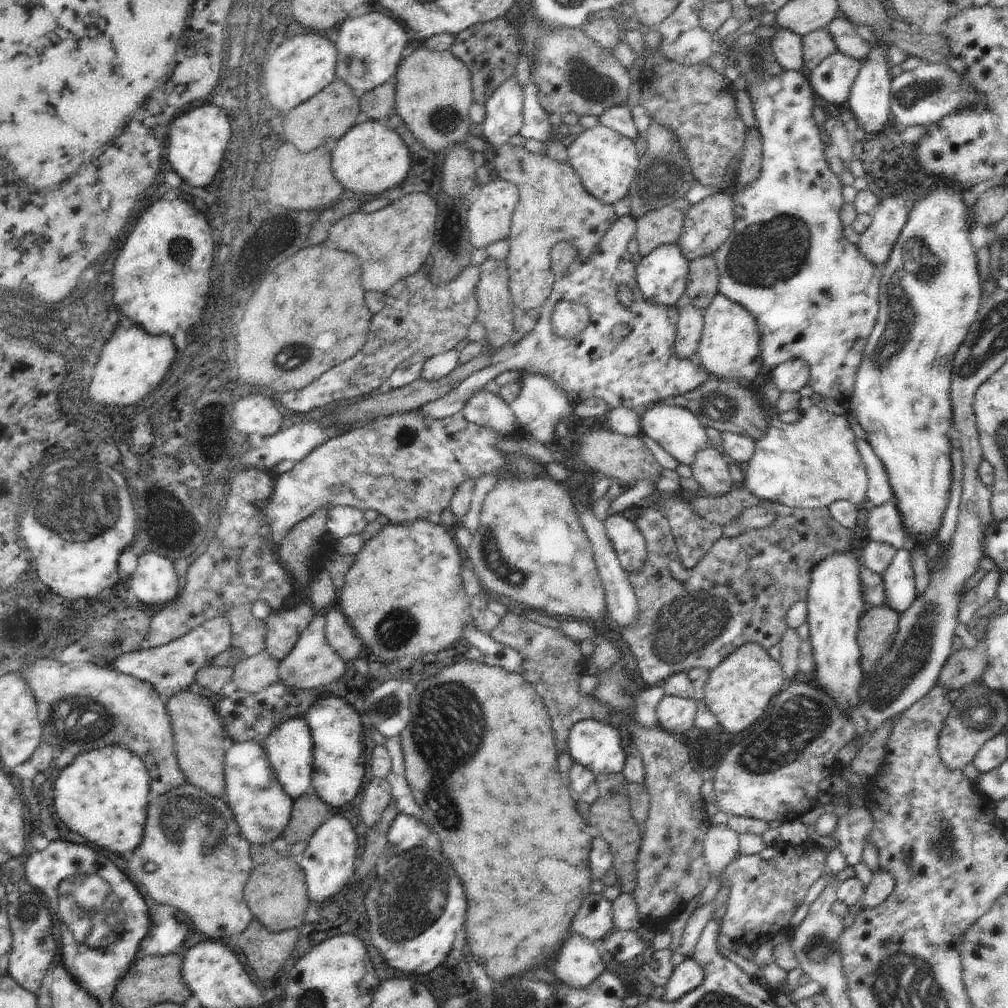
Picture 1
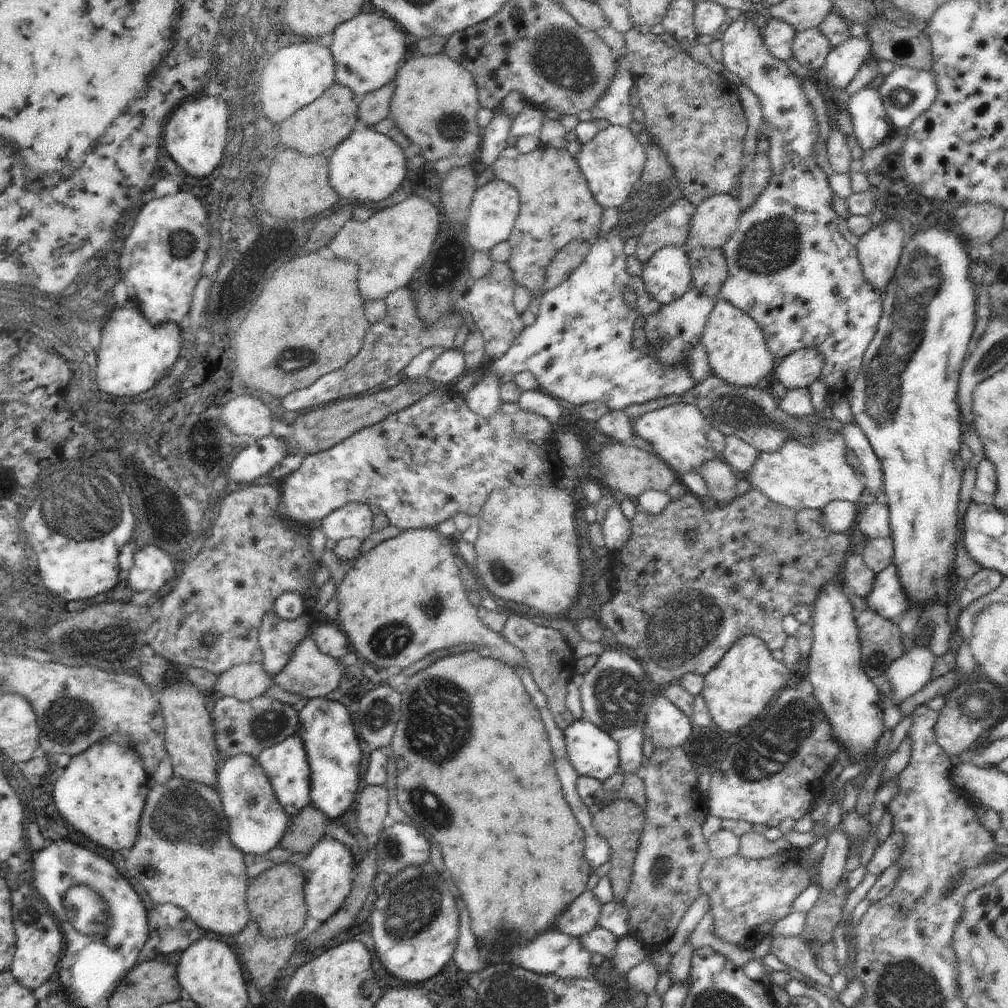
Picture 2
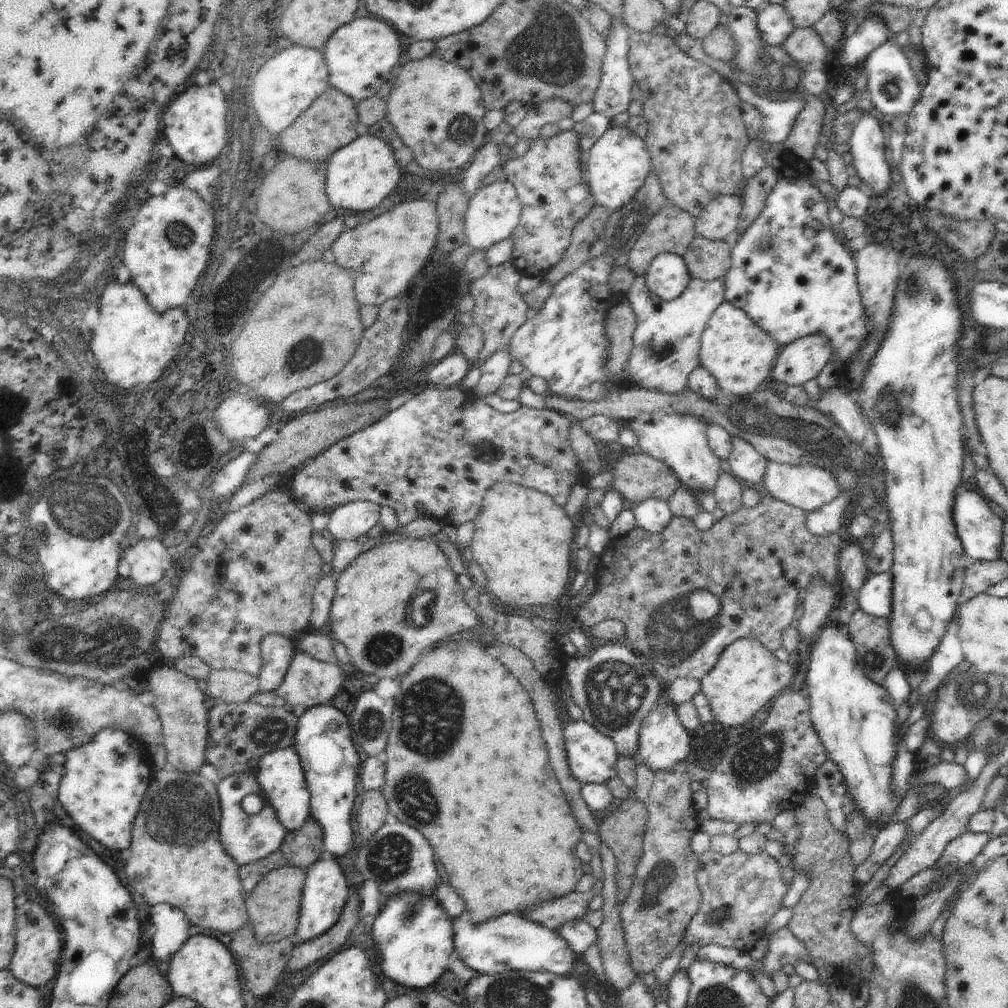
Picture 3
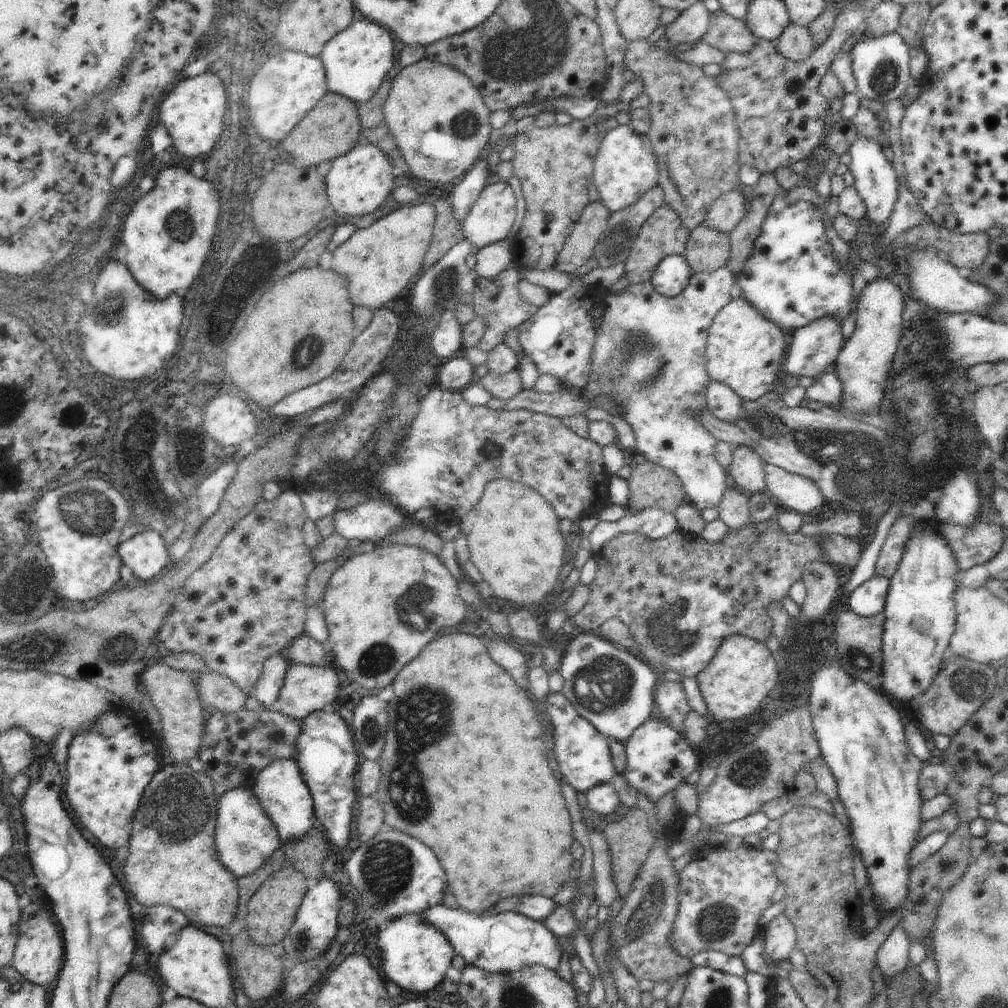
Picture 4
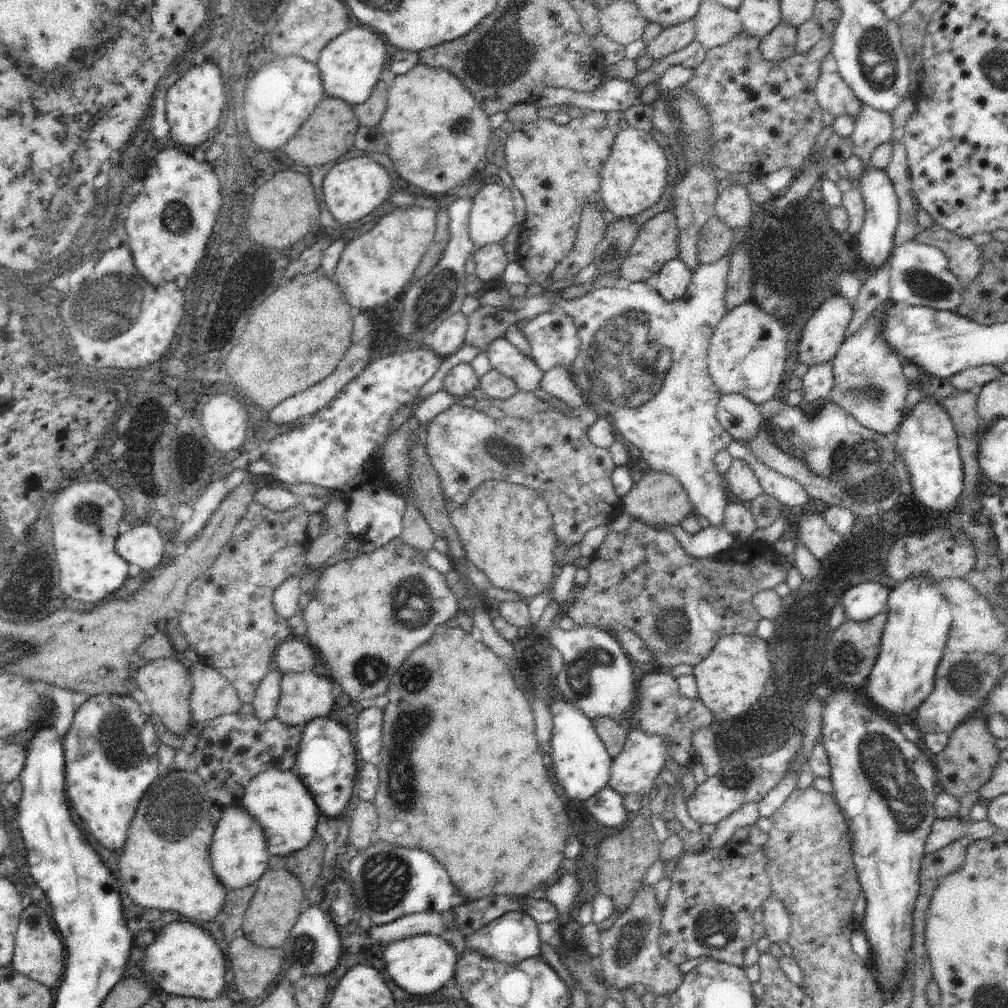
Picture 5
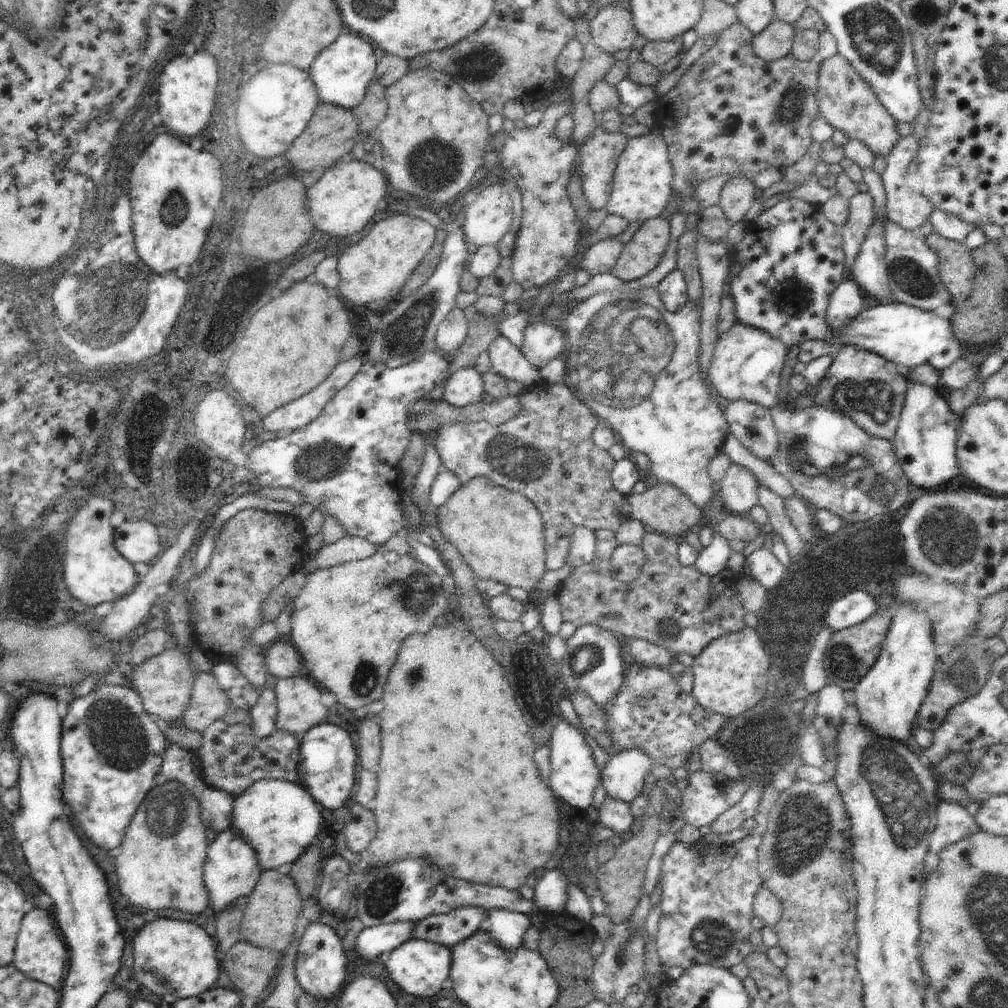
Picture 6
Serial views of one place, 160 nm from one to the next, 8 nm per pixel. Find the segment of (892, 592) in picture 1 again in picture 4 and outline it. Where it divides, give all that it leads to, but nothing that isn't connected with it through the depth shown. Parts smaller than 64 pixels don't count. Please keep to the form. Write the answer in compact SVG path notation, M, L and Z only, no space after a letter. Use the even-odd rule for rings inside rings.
M873 575L859 585L849 596L847 609L863 617L873 617L883 612L890 581L880 575Z

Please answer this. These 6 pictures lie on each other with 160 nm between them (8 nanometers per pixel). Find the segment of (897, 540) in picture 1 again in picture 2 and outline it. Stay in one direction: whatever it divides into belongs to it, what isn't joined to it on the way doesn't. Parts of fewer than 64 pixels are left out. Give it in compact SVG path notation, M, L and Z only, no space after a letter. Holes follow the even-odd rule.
M882 497L873 499L872 504L868 502L866 510L860 514L858 520L858 528L864 536L869 539L877 539L878 537L890 537L890 513L886 502Z

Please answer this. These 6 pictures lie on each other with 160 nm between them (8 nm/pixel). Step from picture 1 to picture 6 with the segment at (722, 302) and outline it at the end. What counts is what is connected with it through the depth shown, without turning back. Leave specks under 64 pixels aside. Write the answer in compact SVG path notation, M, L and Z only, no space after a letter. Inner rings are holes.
M736 321L716 341L709 370L711 384L726 400L744 399L773 409L781 404L778 395L780 372L788 349L781 340L772 338L768 332Z

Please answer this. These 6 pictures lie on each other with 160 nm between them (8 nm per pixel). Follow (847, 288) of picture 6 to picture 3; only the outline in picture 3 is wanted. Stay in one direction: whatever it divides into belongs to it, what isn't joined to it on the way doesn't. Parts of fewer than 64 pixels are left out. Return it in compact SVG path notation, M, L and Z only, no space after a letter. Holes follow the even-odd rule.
M814 333L795 340L779 354L771 377L778 382L802 385L816 378L833 356L831 338L824 333Z

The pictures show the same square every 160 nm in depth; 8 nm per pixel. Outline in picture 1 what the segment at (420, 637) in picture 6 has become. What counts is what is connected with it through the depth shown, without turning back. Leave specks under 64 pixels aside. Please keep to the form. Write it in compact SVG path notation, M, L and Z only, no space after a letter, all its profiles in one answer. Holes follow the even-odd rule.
M466 659L448 665L448 668L444 667L436 676L432 676L428 680L422 680L410 694L410 710L412 710L412 718L410 718L408 726L404 728L404 732L397 738L399 742L402 738L405 775L416 804L424 812L424 822L438 834L440 844L442 844L440 848L442 848L444 856L448 858L450 866L454 868L454 872L458 874L458 878L464 886L464 892L468 896L468 918L466 918L464 928L468 932L466 940L468 940L472 954L476 954L476 958L482 964L486 964L488 976L494 978L496 982L502 982L516 974L520 976L526 970L530 970L532 966L542 966L550 956L554 956L558 952L562 942L572 935L570 934L570 922L572 922L576 910L580 908L580 904L592 892L590 890L592 880L590 880L588 852L590 852L590 846L595 837L594 829L588 828L584 818L576 812L574 802L568 794L568 788L562 784L562 778L558 774L558 768L556 768L558 752L556 752L556 742L554 742L554 734L552 734L552 721L542 697L521 674L511 673L500 665L487 665L483 659L478 661ZM540 860L546 860L546 878L548 878L546 884L542 884L536 874L536 866Z

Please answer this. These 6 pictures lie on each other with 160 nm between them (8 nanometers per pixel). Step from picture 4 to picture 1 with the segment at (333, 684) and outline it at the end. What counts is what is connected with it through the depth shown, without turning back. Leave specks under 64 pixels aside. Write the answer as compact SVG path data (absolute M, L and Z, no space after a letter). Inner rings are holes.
M314 615L310 624L300 634L294 648L279 662L278 676L280 677L280 682L287 687L323 690L330 686L332 682L336 682L349 666L349 663L340 658L340 655L336 654L326 642L325 622L325 616Z

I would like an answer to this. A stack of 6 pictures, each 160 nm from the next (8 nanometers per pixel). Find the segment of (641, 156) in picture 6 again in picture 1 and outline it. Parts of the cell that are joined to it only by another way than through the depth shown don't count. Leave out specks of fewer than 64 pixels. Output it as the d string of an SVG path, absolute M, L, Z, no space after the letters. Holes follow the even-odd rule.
M598 123L579 134L567 147L567 161L580 176L584 188L600 202L613 205L629 194L640 157L634 141Z

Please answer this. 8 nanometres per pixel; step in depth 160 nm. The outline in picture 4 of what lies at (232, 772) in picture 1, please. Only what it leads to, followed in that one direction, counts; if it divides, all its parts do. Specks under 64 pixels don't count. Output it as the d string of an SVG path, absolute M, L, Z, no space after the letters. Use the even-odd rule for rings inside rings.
M251 784L240 786L224 793L219 800L217 823L215 824L215 845L217 857L237 880L255 873L281 847L278 831L267 817Z

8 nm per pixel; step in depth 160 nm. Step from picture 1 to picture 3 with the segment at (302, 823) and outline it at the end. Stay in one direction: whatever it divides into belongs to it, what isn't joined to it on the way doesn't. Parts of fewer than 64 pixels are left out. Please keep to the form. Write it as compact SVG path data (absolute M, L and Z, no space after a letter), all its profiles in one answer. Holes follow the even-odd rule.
M310 814L304 824L295 831L287 831L280 848L288 867L310 868L325 855L323 850L323 828Z

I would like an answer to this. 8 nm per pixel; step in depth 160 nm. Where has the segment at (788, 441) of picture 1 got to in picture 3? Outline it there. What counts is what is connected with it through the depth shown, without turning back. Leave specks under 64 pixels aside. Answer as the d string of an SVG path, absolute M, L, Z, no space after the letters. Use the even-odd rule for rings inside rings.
M768 461L761 489L779 501L809 513L832 502L841 492L837 480L827 470L811 464L794 466L774 461Z

